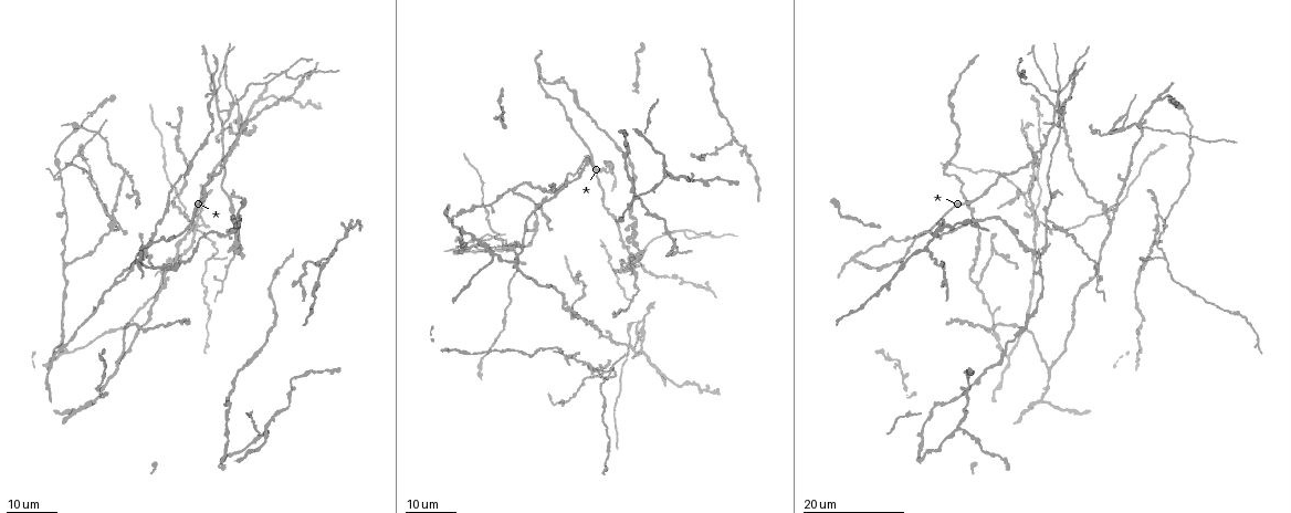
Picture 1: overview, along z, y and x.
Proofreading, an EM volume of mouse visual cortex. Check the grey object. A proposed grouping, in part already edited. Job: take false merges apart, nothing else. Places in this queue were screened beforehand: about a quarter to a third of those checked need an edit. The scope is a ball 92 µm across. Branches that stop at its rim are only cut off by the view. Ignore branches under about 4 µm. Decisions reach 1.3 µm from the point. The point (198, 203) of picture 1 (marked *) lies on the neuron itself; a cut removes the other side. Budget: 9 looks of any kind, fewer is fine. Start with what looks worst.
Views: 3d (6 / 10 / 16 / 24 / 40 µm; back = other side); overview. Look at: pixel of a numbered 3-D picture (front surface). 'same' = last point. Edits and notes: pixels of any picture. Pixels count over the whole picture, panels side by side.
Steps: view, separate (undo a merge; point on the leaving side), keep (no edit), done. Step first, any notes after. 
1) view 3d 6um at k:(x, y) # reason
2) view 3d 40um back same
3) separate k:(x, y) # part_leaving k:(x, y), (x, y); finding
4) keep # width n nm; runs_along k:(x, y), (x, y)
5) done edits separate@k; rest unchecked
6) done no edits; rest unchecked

view 3d 16um at 1:(1035, 173) # looks like a crossing

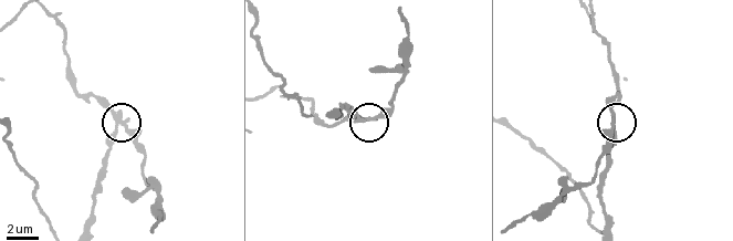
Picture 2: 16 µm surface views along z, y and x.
view 3d 10um at 2:(376, 119) # zoom in

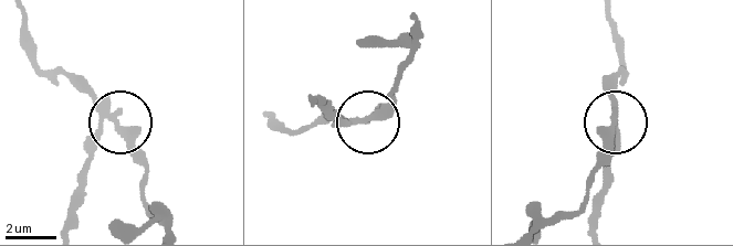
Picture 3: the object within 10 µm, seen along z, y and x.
separate 3:(131, 136) # part_leaving 3:(102, 107), (40, 65), (25, 21); two neurons meet here

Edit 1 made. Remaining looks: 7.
view 3d 16um at 1:(1109, 222) # a fork

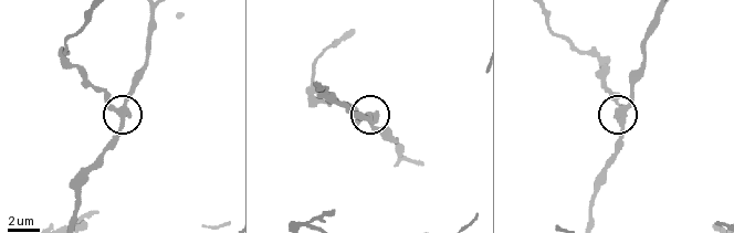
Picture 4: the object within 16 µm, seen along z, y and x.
view 3d 6um at 4:(117, 112)

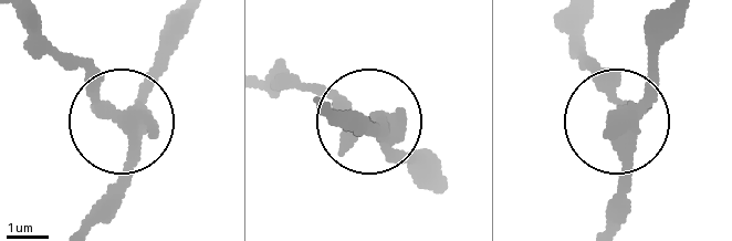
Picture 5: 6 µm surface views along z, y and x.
keep # runs_along 5:(186, 23), (158, 76), (116, 112), (56, 49); continuous, no second neuron

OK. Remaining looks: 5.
view 3d 16um at 1:(1038, 221) # three arms meet

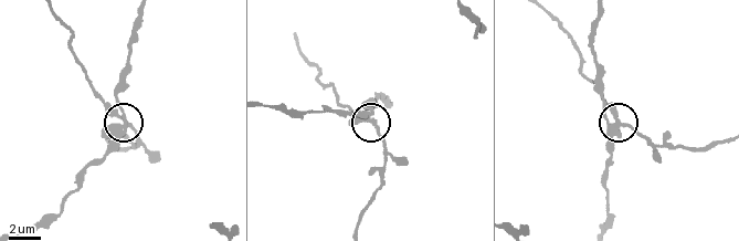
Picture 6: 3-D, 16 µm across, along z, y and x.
view 3d 10um at 6:(616, 120) # zoom in

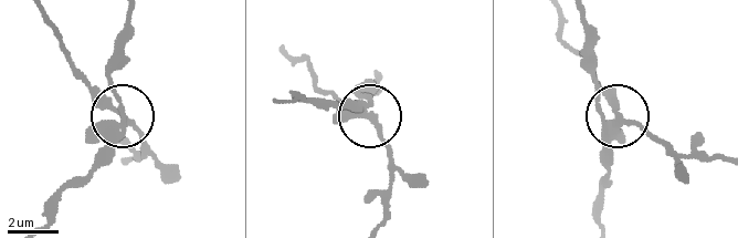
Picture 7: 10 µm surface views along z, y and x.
separate 7:(95, 97) # part_leaving 7:(612, 131), (635, 124), (681, 154), (718, 156); a second neuron is stuck on

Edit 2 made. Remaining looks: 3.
view overview # see it whole again

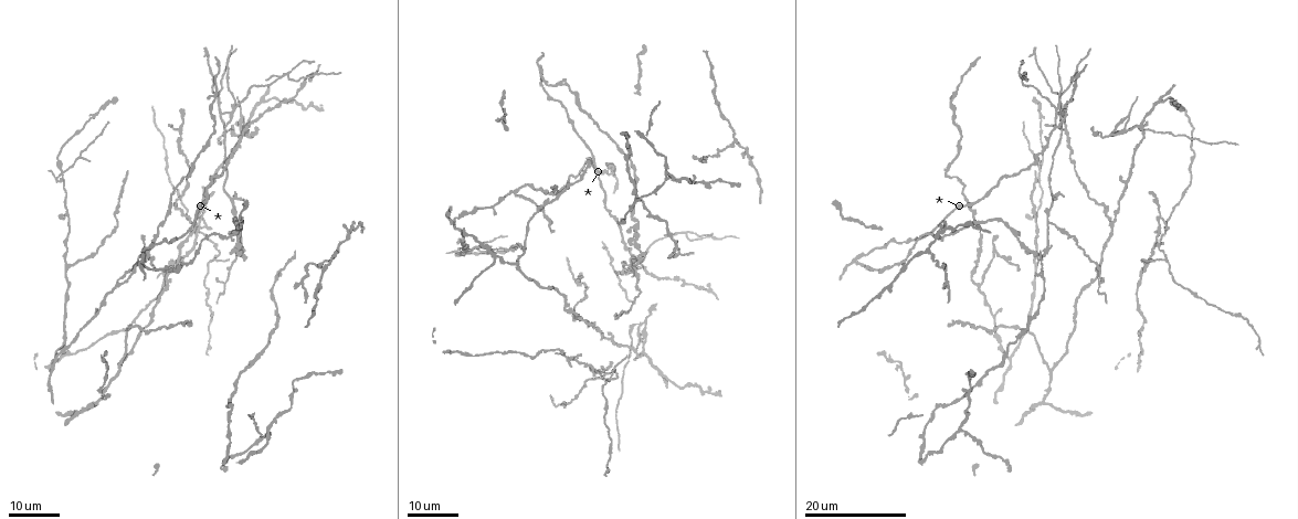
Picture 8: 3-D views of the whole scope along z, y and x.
view 3d 16um at 8:(1126, 186)

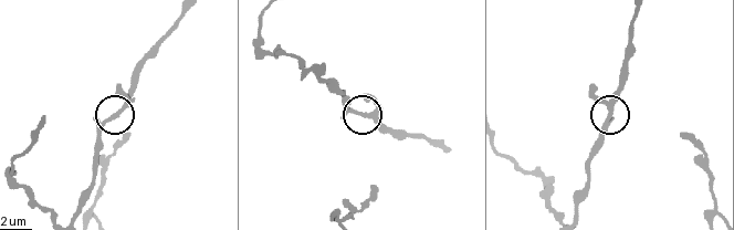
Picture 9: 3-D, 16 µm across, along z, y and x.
view 3d 6um at 9:(121, 111)

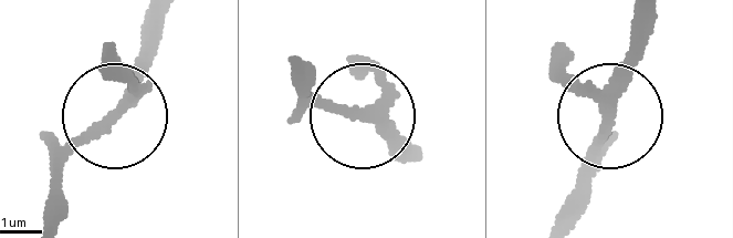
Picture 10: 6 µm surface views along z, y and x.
keep # width 240 nm; runs_along 10:(421, 155), (389, 127), (322, 103), (304, 63); all the same neuron

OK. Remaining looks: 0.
done edits separate@3, separate@7; rest unchecked

